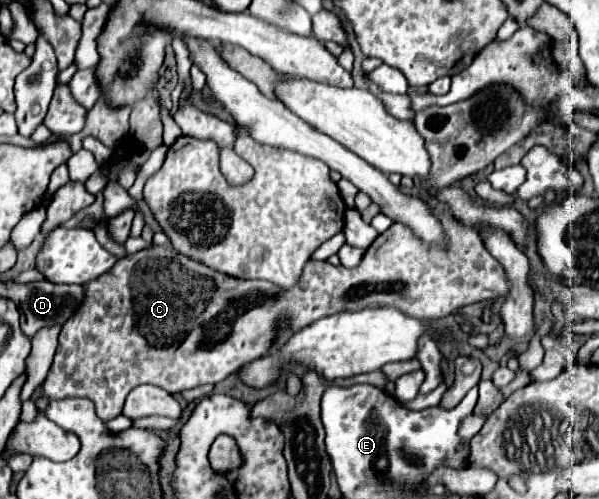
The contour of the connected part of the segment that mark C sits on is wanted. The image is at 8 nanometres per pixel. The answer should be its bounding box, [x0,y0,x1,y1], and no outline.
[41,207,511,421]

